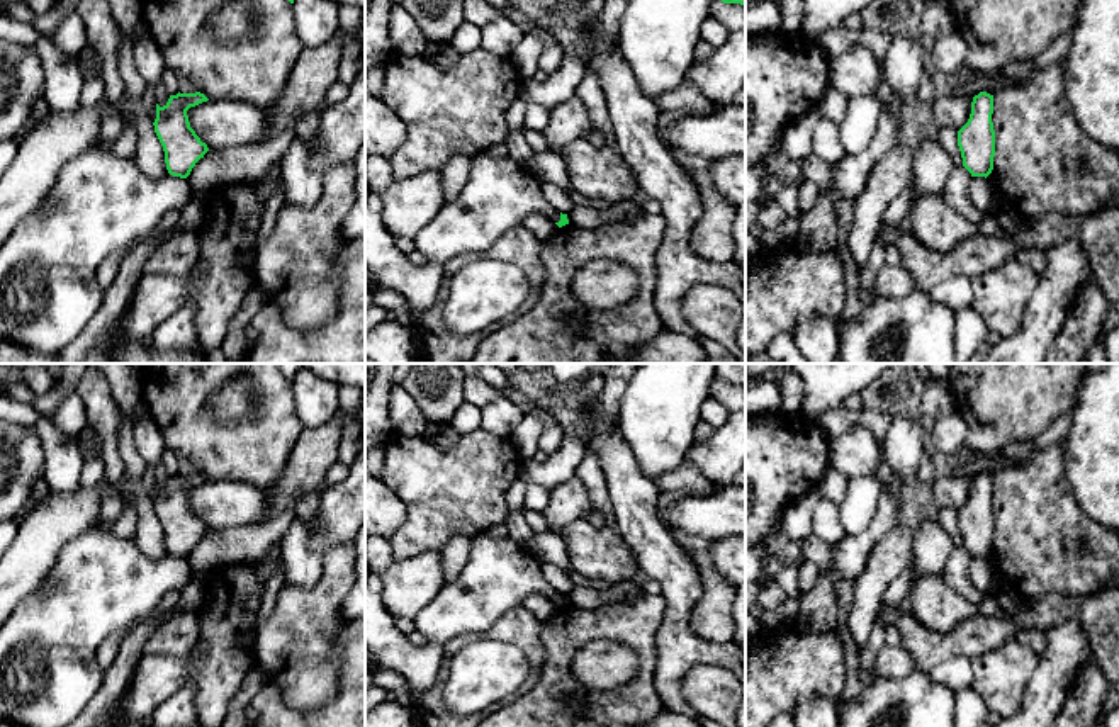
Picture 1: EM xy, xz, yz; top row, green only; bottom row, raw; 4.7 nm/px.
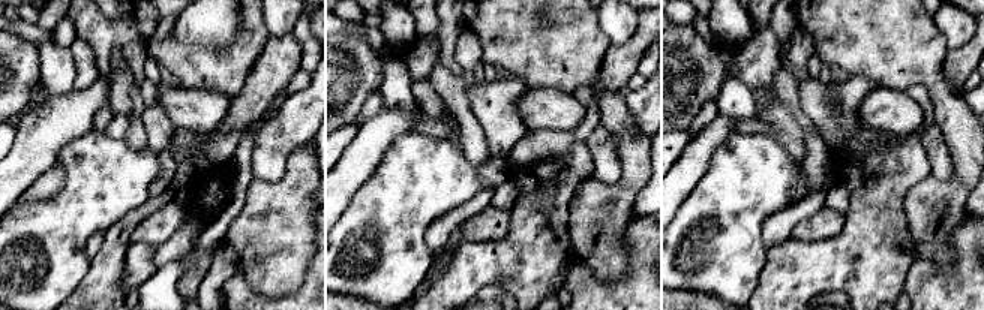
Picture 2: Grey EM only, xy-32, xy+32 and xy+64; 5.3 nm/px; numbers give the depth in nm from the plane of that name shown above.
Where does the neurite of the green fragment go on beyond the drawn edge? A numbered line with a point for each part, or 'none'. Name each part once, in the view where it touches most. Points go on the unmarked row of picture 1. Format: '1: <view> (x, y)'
none

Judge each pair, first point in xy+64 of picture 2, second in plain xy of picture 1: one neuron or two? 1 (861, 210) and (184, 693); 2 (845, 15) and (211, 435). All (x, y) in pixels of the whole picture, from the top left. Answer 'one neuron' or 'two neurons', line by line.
1: two neurons
2: one neuron

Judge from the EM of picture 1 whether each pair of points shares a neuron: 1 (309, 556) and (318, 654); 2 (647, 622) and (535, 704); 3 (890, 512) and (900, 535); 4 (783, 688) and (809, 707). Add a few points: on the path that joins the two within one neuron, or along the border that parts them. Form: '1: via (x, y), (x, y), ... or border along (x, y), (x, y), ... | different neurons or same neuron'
1: border along (328, 547), (314, 585), (286, 583) | different neurons
2: via (613, 622), (590, 624), (557, 656), (557, 670) | same neuron
3: border along (899, 525), (888, 530), (868, 554) | different neurons
4: border along (837, 697), (804, 695), (793, 709) | different neurons

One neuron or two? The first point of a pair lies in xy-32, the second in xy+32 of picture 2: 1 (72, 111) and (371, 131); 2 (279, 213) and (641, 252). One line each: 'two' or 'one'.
1: one
2: two

